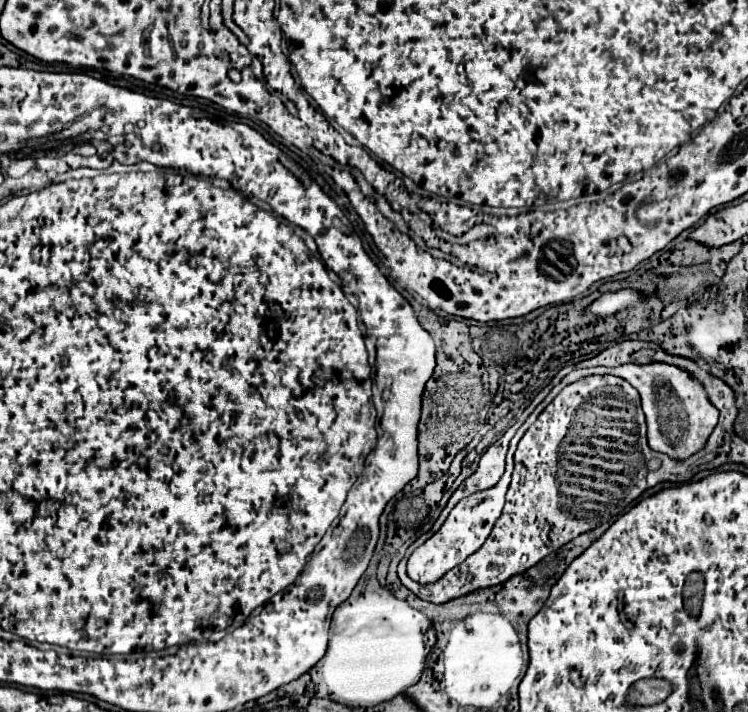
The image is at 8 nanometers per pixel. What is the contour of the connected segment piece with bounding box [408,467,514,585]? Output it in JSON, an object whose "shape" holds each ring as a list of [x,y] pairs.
{"shape":[[[506,467],[502,479],[498,481],[498,485],[494,489],[488,489],[486,493],[476,493],[474,497],[468,497],[468,499],[462,499],[454,509],[452,513],[448,515],[446,523],[440,527],[440,531],[436,535],[432,535],[422,547],[418,547],[410,559],[408,559],[408,577],[416,583],[422,583],[422,585],[428,585],[428,583],[434,583],[438,581],[440,577],[444,577],[450,569],[454,569],[456,565],[464,563],[472,553],[476,553],[482,543],[488,539],[496,519],[500,517],[502,513],[502,507],[504,507],[504,495],[508,491],[508,485],[510,485],[510,477],[512,477],[512,471],[514,467]]]}

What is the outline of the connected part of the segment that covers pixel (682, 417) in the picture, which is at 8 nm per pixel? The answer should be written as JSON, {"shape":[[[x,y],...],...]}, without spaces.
{"shape":[[[620,365],[620,367],[592,367],[592,369],[574,369],[566,375],[566,383],[574,383],[588,375],[616,375],[626,379],[642,397],[642,409],[648,423],[648,445],[654,451],[662,451],[676,461],[684,461],[704,449],[710,433],[718,423],[718,409],[708,401],[706,391],[696,383],[686,371],[666,365]]]}

